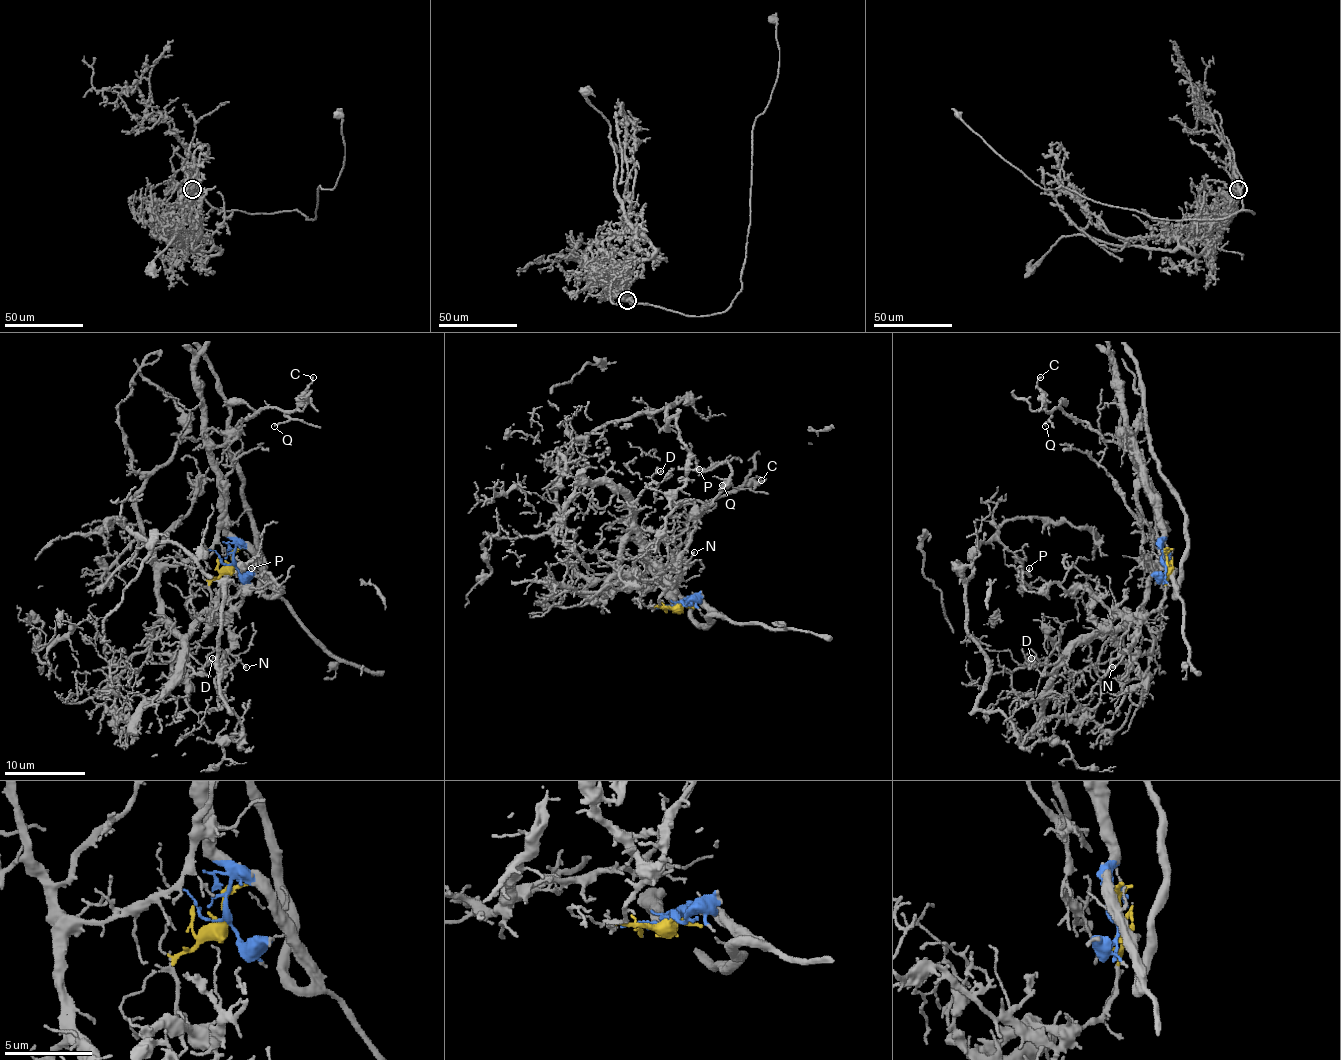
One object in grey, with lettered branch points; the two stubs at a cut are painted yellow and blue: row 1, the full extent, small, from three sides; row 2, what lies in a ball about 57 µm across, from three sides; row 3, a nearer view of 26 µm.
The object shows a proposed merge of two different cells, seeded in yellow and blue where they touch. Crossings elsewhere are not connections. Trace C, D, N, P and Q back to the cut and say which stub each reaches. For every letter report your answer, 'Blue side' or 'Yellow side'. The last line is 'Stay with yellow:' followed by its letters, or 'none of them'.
C: Blue side
D: Yellow side
N: Yellow side
P: Yellow side
Q: Blue side
Stay with yellow: D, N, P

